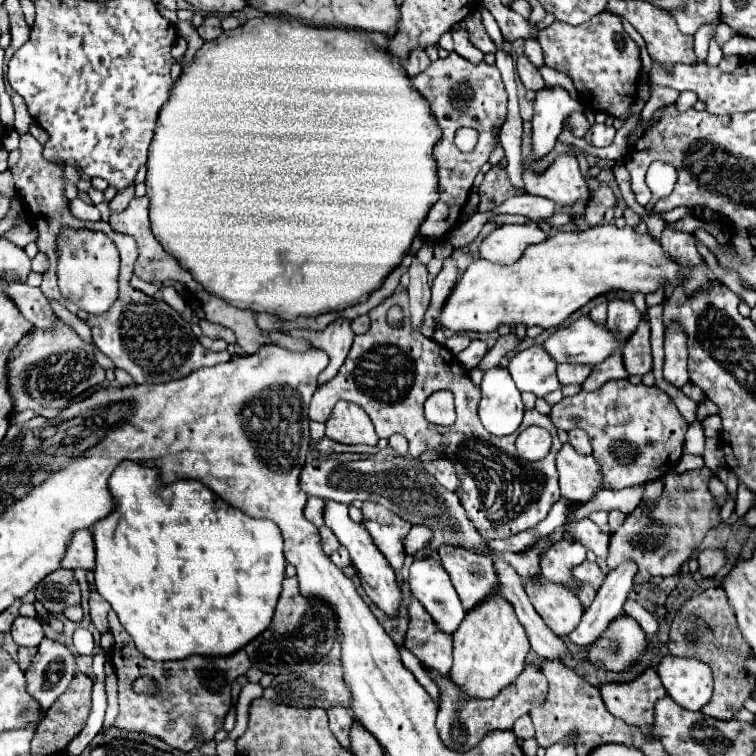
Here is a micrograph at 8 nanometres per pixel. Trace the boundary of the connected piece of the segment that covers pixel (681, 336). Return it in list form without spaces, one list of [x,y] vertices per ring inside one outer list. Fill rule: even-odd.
[[[679,322],[665,326],[665,366],[663,376],[673,386],[681,388],[689,382],[687,376],[687,334]]]

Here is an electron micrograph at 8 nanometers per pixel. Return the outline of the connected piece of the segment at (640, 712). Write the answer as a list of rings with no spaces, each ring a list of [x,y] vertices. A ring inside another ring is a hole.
[[[645,668],[633,682],[605,682],[599,686],[607,710],[627,724],[643,726],[649,732],[653,724],[653,706],[667,692],[653,668]]]

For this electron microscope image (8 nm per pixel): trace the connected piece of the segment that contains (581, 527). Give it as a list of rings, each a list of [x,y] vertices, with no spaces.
[[[577,504],[567,506],[567,530],[563,540],[573,540],[583,544],[587,550],[593,550],[599,558],[607,558],[607,546],[609,546],[609,534],[603,534],[597,524],[589,518],[573,518],[577,510]]]

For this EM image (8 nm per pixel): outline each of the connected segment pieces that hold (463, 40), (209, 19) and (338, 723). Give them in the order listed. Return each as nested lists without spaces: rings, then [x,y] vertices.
[[[457,22],[457,24],[451,28],[451,34],[453,34],[453,42],[455,42],[455,52],[457,52],[457,54],[463,54],[463,58],[467,58],[469,62],[481,62],[481,60],[483,60],[485,54],[479,52],[479,48],[475,48],[475,46],[471,44],[465,22]]]
[[[209,14],[209,16],[205,16],[205,22],[197,28],[197,32],[199,32],[199,36],[201,36],[203,40],[215,40],[215,38],[223,32],[221,20],[219,20],[217,16]]]
[[[331,706],[327,710],[327,714],[329,714],[329,728],[331,728],[331,732],[337,736],[337,740],[345,748],[349,748],[349,744],[347,744],[347,732],[349,732],[349,726],[353,722],[351,714],[347,714],[347,712],[349,710],[345,706]]]

